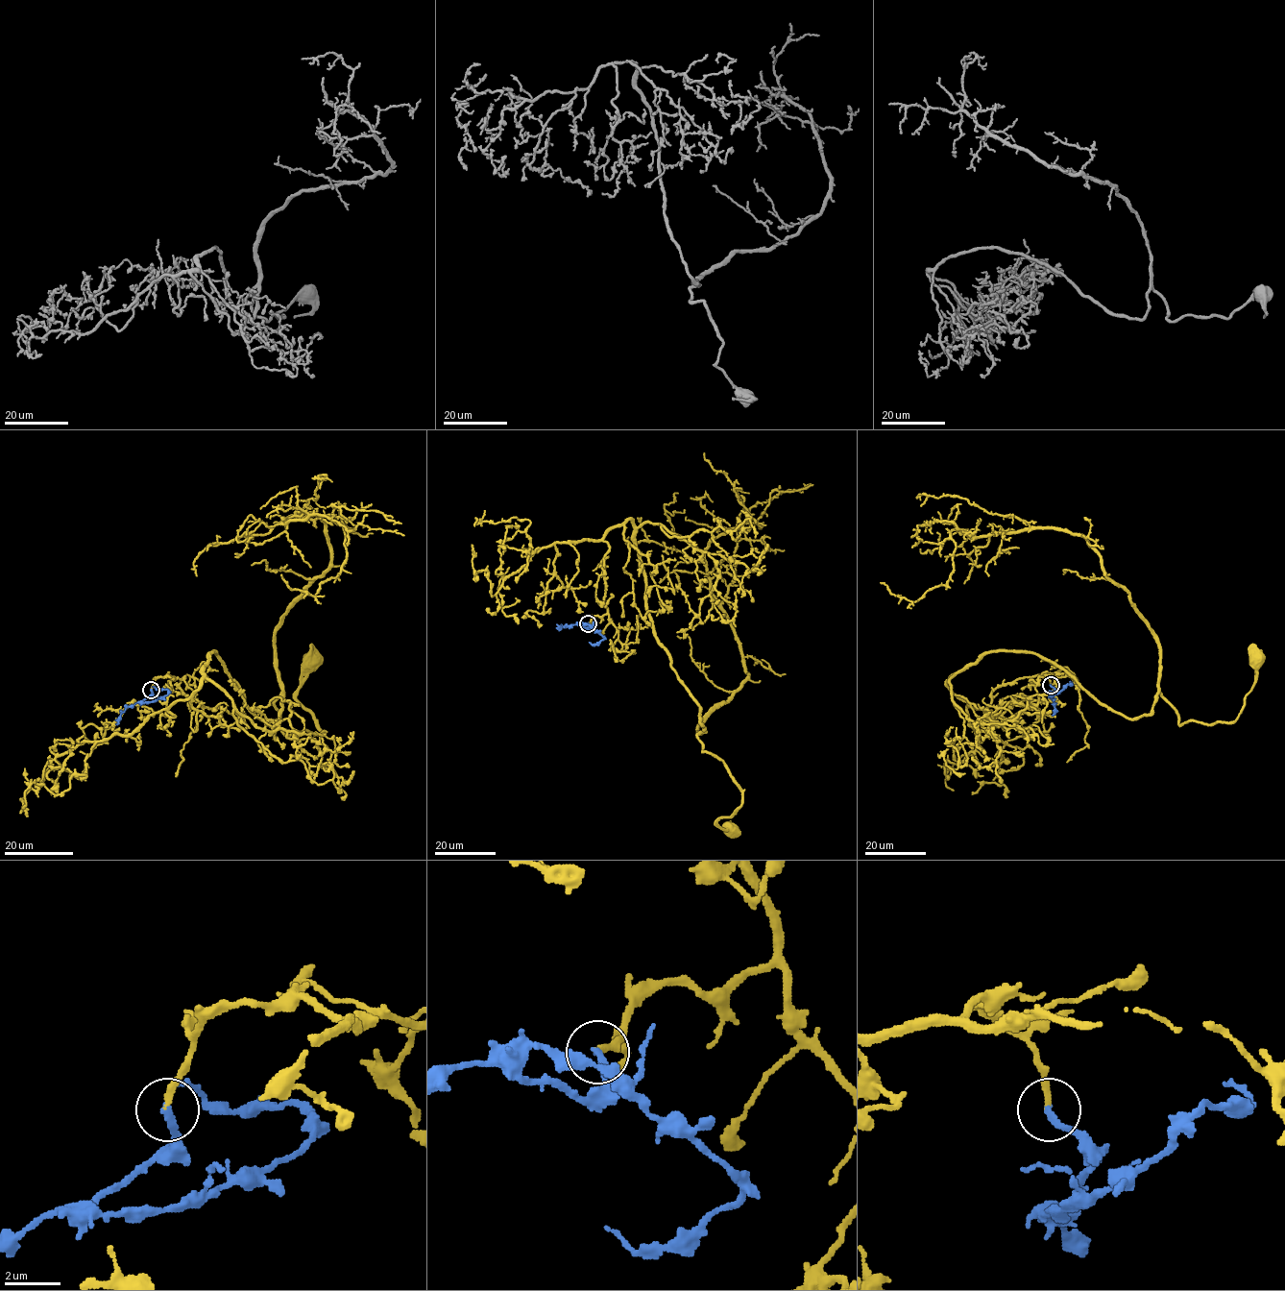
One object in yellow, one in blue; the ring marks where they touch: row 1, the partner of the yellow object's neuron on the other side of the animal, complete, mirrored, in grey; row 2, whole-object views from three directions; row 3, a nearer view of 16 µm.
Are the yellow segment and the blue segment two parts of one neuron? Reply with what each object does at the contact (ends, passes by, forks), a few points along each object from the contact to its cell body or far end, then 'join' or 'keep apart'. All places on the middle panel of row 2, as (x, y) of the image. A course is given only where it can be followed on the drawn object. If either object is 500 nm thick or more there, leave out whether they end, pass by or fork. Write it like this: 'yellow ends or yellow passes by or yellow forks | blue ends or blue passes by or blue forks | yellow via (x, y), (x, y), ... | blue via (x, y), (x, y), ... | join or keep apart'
yellow ends | blue ends | yellow via (588, 622), (607, 613), (604, 536), (630, 520), (655, 637), (741, 792), (730, 829) | blue via (588, 622), (586, 628), (579, 625), (590, 624), (604, 638), (593, 645), (589, 642) | join

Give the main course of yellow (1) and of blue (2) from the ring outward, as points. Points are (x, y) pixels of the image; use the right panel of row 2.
1: (1050, 685), (979, 709), (947, 681), (1034, 652), (1127, 718), (1159, 690), (1213, 724), (1256, 660)
2: (1050, 685), (1055, 691), (1053, 695), (1072, 683), (1069, 682)

